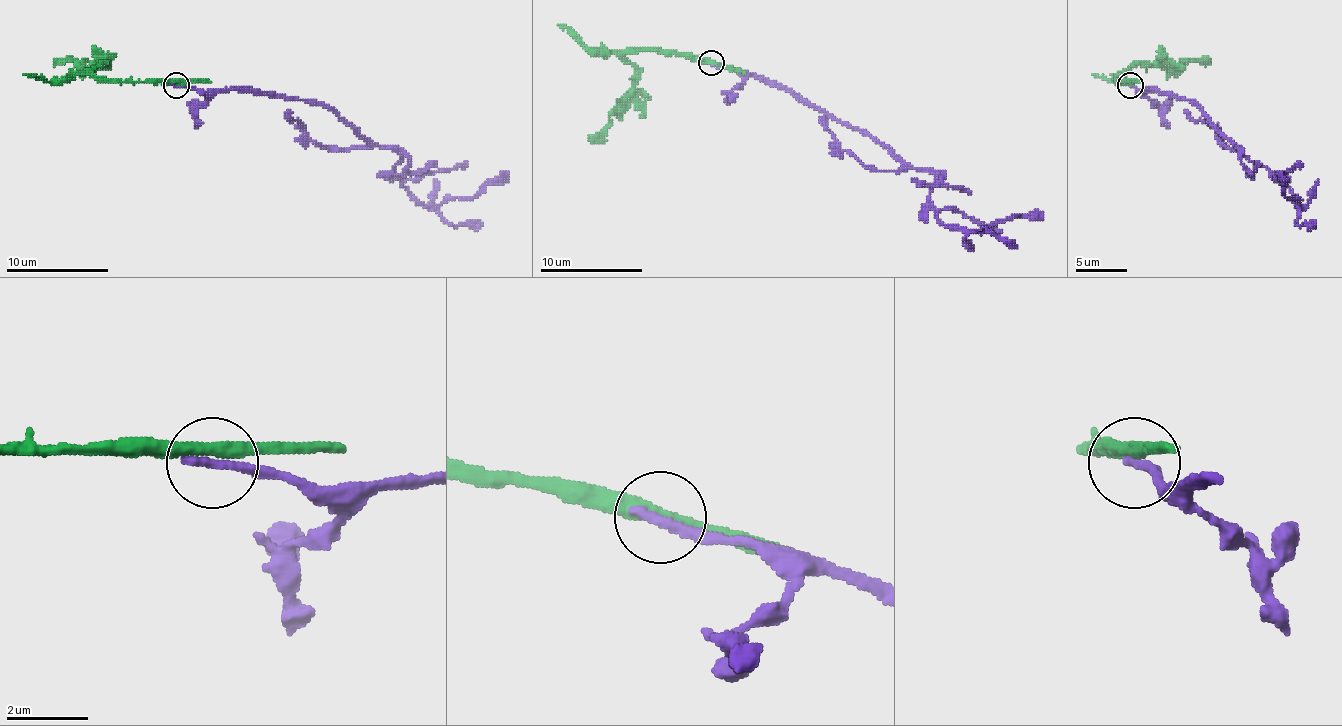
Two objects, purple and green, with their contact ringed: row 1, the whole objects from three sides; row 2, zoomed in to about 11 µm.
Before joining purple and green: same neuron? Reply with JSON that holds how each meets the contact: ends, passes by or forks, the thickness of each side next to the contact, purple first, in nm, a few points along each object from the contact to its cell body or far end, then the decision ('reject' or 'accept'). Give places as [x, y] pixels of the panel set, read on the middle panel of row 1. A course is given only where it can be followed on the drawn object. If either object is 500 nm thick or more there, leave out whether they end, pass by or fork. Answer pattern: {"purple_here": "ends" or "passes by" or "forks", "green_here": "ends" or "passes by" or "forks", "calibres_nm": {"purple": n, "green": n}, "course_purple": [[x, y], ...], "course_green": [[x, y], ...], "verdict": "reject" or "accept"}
{"purple_here": "ends", "green_here": "passes by", "calibres_nm": {"purple": 280, "green": 320}, "course_purple": [[711, 63], [791, 89], [935, 176], [930, 207], [945, 225], [976, 232], [1043, 212]], "course_green": [[711, 63], [655, 50], [629, 50], [624, 55], [634, 68], [634, 91], [596, 135], [588, 138]], "verdict": "reject"}

